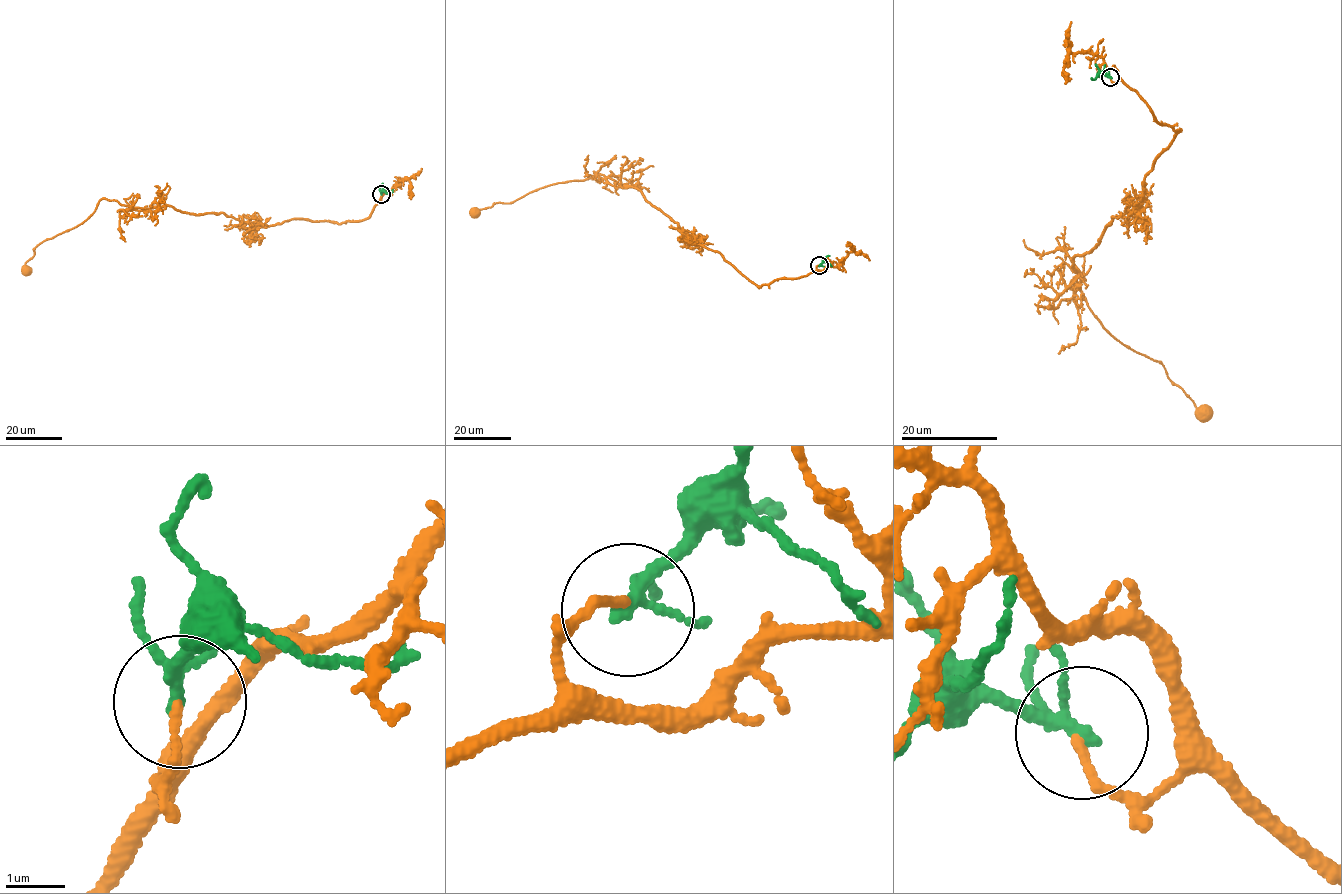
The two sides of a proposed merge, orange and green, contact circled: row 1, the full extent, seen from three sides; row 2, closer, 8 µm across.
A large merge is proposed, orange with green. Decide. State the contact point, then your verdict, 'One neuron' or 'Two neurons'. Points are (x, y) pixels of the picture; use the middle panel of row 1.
Place: (819, 265). Two neurons

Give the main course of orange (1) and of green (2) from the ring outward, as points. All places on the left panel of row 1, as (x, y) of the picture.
1: (381, 194), (361, 220), (296, 218), (266, 226), (223, 213), (101, 199), (84, 222), (35, 247), (26, 271)
2: (381, 194), (382, 191), (393, 190)

